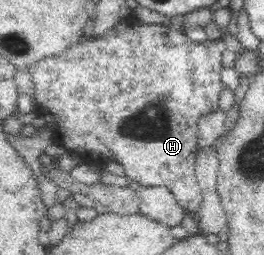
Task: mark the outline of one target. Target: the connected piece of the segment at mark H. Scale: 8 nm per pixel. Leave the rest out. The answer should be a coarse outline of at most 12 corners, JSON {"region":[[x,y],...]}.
{"region":[[123,19],[28,67],[61,145],[201,205],[223,40]]}

